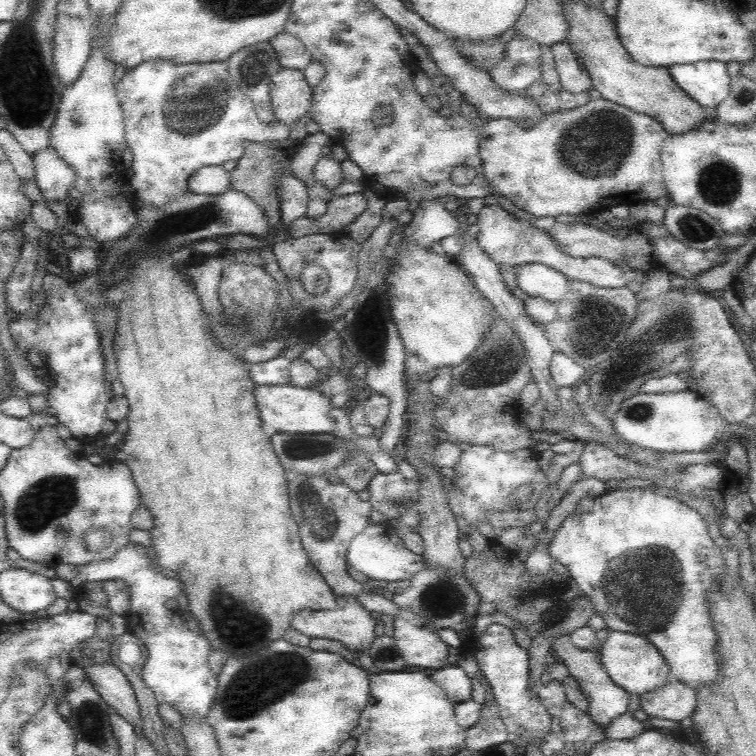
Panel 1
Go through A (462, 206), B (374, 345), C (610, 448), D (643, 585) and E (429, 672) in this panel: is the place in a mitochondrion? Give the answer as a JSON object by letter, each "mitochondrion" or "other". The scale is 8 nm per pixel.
{"A":"other","B":"mitochondrion","C":"other","D":"mitochondrion","E":"other"}

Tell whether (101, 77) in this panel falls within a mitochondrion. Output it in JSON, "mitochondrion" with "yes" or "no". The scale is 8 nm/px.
{"mitochondrion":"no"}

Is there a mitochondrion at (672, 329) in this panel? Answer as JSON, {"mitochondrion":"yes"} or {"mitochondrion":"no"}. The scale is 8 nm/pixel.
{"mitochondrion":"yes"}

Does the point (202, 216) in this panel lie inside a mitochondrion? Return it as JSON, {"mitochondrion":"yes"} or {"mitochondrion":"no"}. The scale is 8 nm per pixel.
{"mitochondrion":"yes"}

